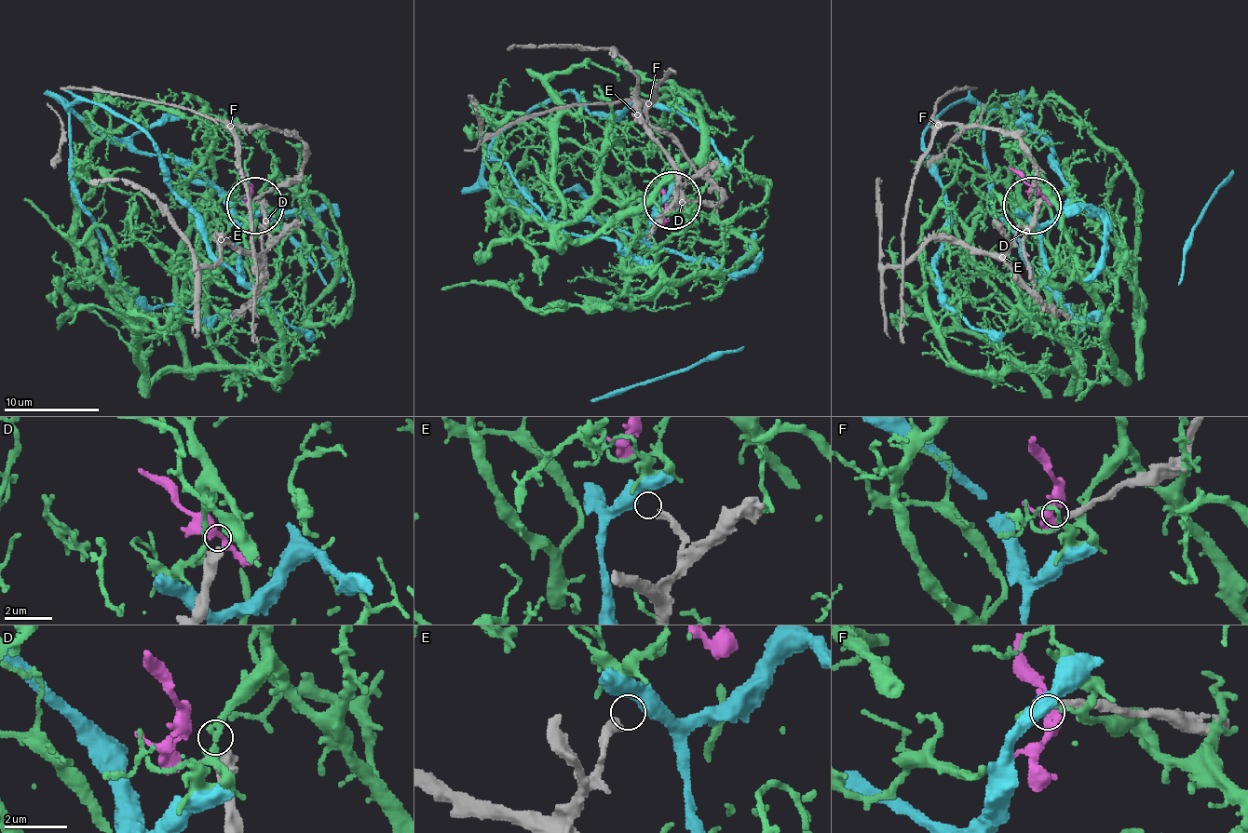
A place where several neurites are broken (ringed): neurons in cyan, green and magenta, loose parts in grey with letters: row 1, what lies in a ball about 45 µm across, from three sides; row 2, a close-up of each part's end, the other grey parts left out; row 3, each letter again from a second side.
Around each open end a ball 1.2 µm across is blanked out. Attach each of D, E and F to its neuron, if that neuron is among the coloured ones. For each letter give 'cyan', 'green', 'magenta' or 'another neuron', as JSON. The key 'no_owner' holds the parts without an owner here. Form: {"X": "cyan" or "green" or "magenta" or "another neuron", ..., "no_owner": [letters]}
{"D": "another neuron", "E": "another neuron", "F": "another neuron", "no_owner": ["D", "E", "F"]}

